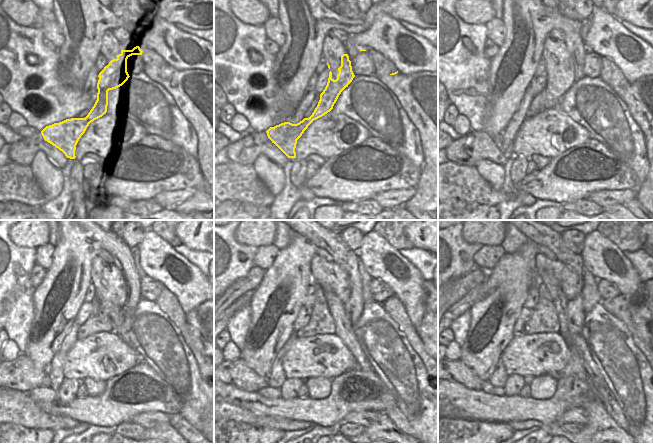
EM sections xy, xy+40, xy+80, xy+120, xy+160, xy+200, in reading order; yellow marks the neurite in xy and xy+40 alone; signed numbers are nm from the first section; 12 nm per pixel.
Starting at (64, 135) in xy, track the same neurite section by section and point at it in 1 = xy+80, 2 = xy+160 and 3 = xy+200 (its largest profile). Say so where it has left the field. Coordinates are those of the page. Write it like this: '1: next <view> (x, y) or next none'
1: next xy+80 (555, 89)
2: next xy+160 (343, 295)
3: next xy+200 (574, 286)

